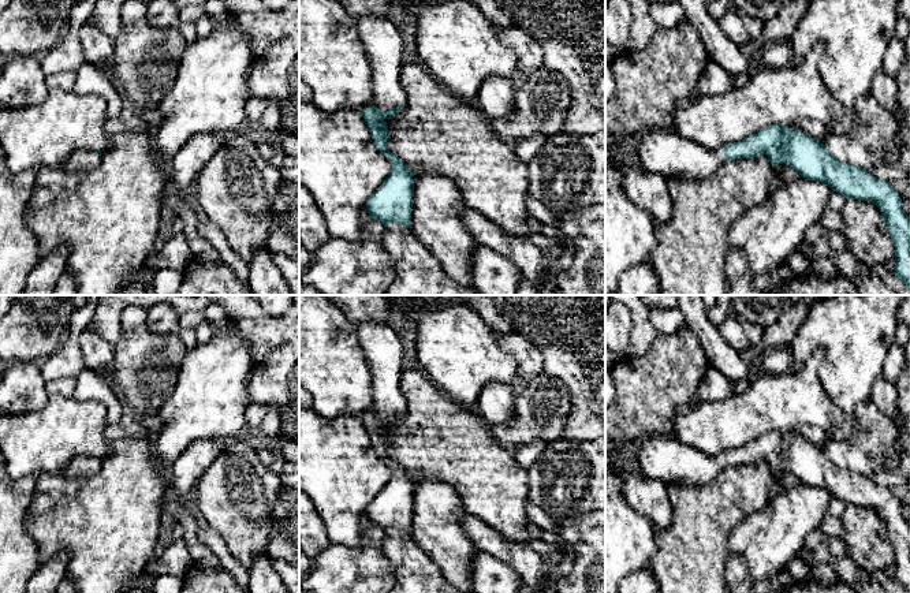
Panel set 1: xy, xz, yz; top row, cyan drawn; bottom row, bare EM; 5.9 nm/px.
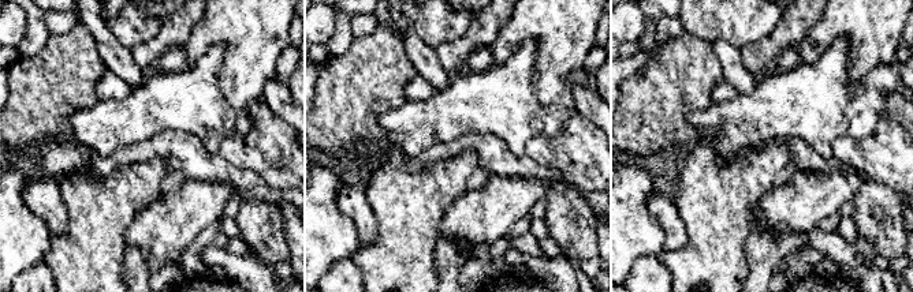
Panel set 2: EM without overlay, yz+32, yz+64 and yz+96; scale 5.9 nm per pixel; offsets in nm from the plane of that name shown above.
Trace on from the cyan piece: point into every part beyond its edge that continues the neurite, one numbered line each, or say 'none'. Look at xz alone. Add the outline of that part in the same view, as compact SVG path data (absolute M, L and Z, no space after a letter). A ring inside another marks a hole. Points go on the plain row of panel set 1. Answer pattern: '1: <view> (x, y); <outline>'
1: xz (383, 349); M362 322L357 327L358 340L372 372L372 411L380 417L392 417L404 410L400 392L403 347L396 332L383 322Z

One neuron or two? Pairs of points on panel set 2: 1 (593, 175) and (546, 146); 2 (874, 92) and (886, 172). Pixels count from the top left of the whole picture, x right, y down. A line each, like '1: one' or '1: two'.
1: one
2: two

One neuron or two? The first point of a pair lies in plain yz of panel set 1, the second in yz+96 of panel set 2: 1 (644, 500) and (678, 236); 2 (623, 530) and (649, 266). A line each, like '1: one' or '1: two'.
1: one
2: two

